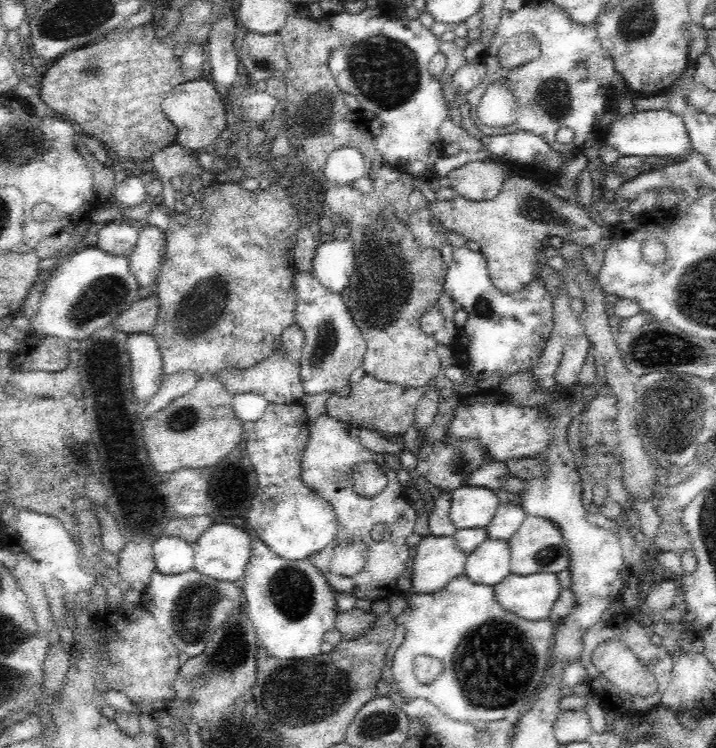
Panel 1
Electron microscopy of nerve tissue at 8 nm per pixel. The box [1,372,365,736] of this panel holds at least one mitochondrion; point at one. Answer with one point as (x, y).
(329, 689)

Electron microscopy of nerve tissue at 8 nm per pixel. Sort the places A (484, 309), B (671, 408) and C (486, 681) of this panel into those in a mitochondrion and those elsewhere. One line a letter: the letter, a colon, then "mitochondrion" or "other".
A: mitochondrion
B: mitochondrion
C: mitochondrion

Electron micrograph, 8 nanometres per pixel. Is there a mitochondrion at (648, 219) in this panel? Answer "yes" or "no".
no

